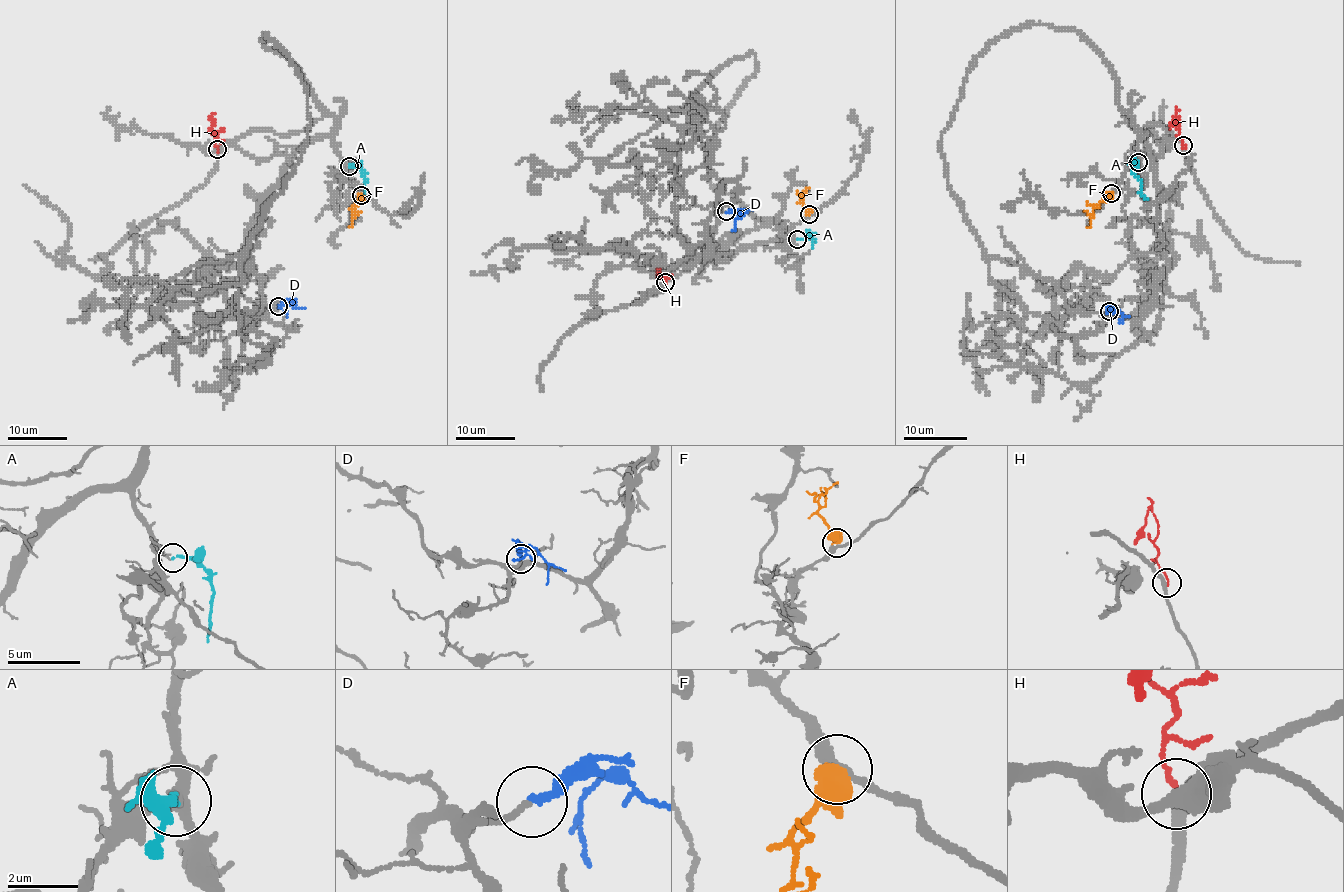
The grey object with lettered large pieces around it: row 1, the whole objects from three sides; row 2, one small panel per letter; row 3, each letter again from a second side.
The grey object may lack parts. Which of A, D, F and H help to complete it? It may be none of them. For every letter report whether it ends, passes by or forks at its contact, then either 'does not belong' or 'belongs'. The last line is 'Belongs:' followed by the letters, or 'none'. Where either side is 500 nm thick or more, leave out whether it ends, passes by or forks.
A: it ends | does not belong
D: it ends | belongs
F: belongs
H: it ends | does not belong
Belongs: D, F

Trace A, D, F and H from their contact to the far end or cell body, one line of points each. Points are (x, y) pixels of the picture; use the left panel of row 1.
A: (348, 166), (357, 166), (365, 177), (363, 201)
D: (278, 307), (290, 302), (286, 307), (287, 317)
F: (360, 195), (348, 226)
H: (217, 150), (214, 120), (211, 133)

